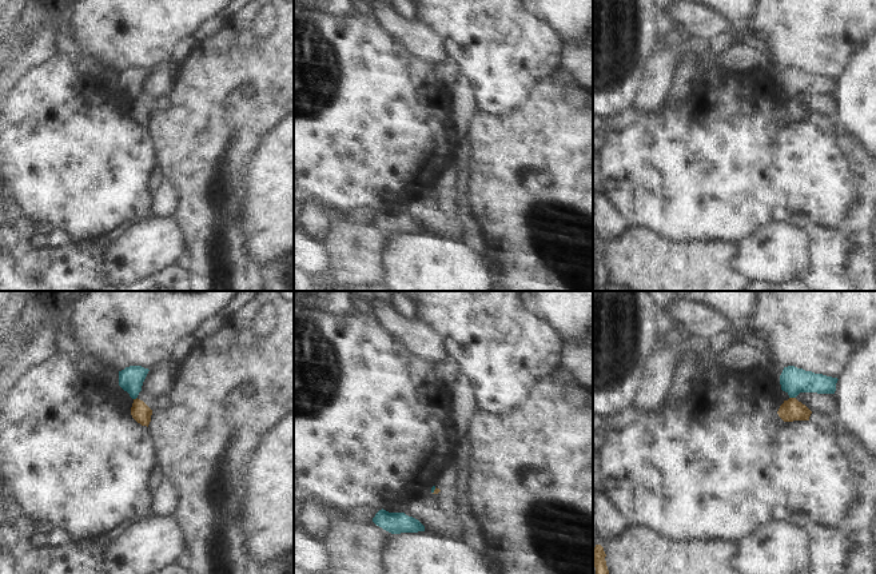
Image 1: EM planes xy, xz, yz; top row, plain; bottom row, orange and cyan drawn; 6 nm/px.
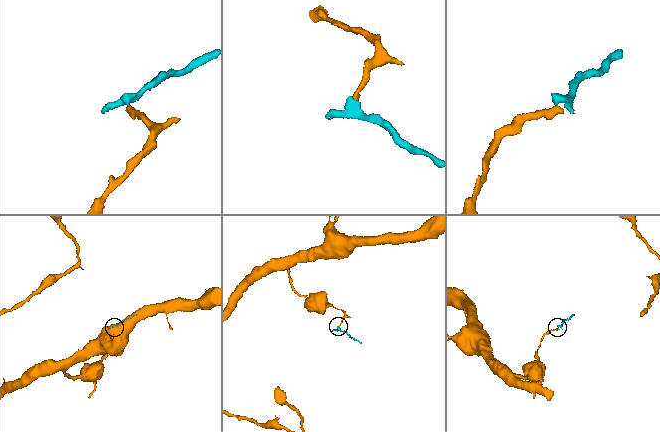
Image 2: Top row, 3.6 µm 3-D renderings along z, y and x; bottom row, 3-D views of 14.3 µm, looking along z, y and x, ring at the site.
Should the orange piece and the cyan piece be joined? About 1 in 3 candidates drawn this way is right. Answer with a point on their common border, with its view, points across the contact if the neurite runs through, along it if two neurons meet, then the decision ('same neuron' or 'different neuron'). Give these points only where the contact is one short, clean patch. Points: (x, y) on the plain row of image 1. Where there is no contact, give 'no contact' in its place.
yz (792, 99) | along yz (789, 98), (795, 99) | different neuron

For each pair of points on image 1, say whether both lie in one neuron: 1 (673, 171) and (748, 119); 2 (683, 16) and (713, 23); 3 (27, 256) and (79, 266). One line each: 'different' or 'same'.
1: same
2: same
3: same

